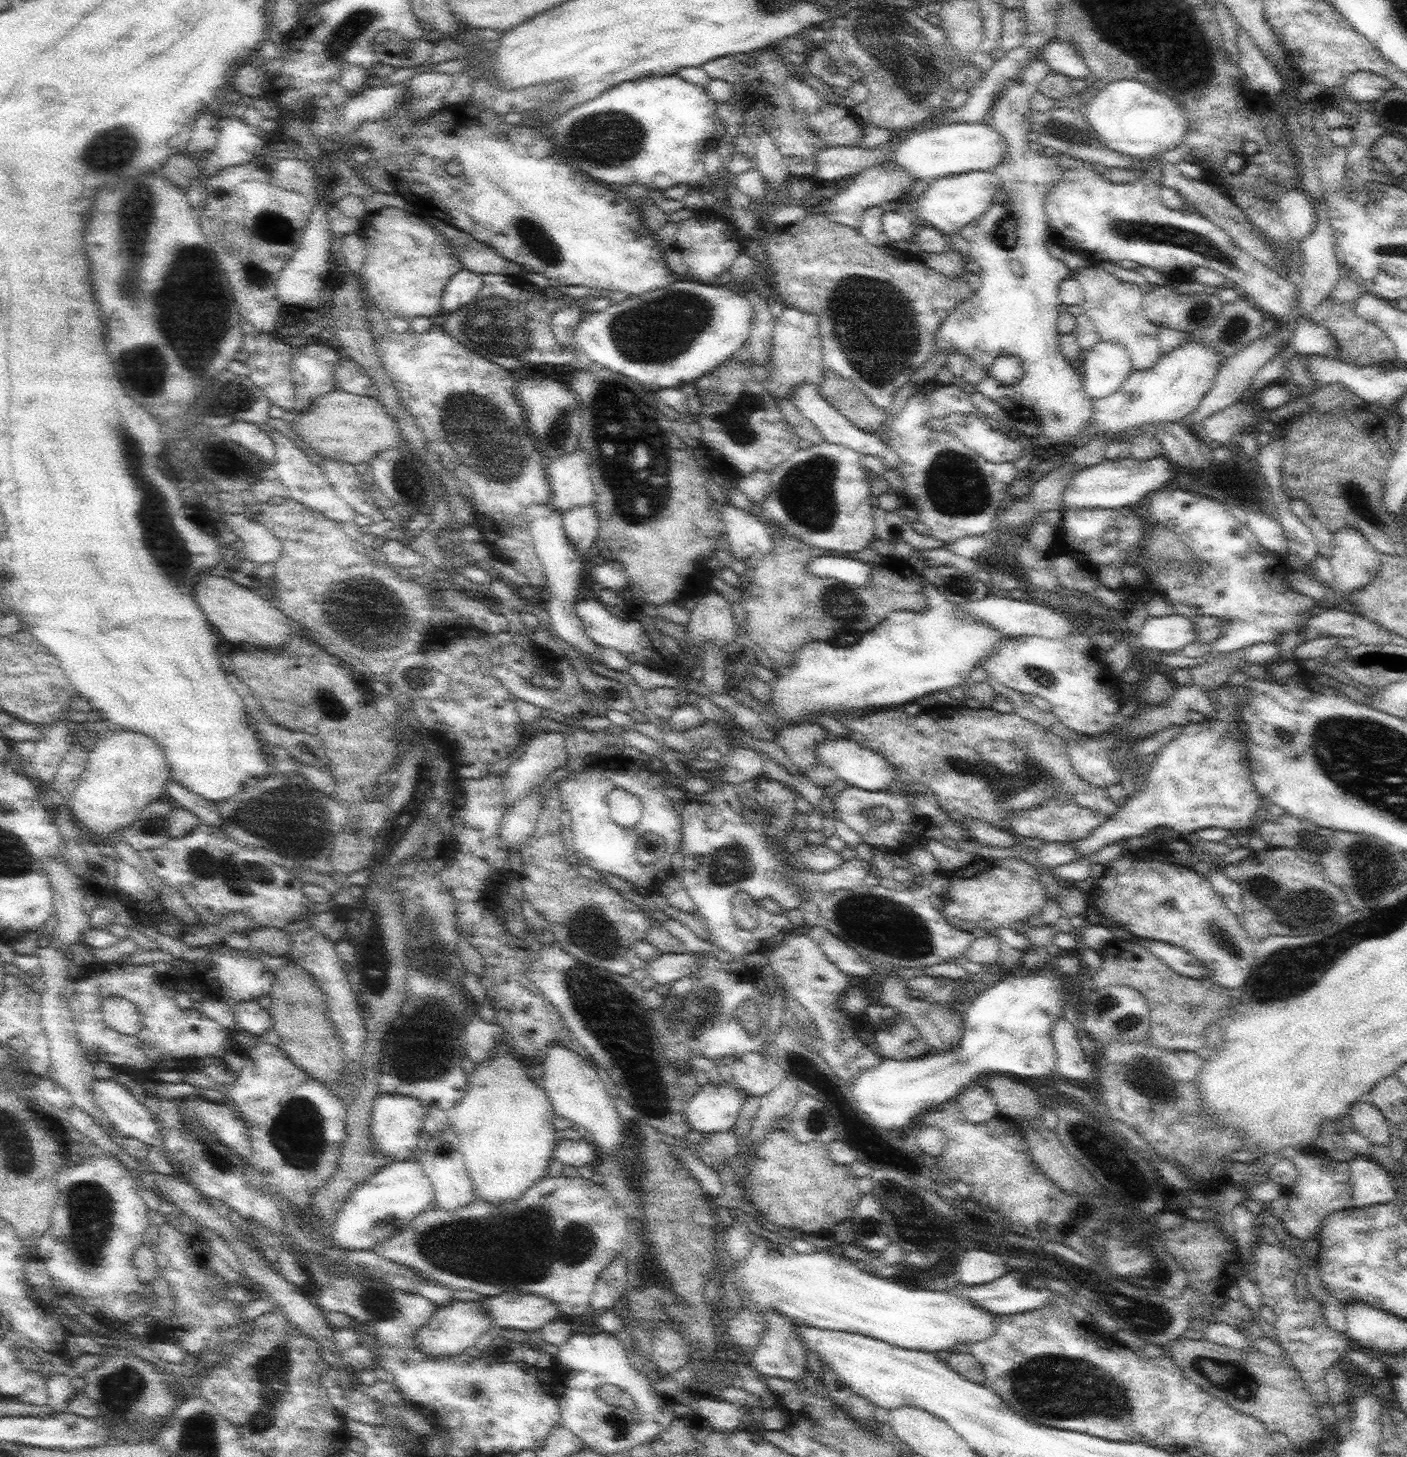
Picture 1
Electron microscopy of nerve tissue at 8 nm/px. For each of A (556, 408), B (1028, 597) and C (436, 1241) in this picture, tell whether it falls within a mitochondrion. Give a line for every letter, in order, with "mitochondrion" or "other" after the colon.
A: other
B: other
C: mitochondrion

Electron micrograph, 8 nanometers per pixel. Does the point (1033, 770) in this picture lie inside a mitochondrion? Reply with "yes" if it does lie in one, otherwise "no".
yes

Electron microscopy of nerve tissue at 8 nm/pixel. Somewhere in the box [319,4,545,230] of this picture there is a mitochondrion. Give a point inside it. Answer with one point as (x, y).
(340, 40)

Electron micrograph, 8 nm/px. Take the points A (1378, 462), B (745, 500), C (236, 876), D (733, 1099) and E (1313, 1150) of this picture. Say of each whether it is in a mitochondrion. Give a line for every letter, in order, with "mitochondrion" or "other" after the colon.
A: other
B: other
C: mitochondrion
D: other
E: other

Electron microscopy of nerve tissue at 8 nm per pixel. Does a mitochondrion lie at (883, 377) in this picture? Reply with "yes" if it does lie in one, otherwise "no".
yes

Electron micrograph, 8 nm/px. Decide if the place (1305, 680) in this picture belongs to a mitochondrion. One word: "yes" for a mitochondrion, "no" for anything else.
no

